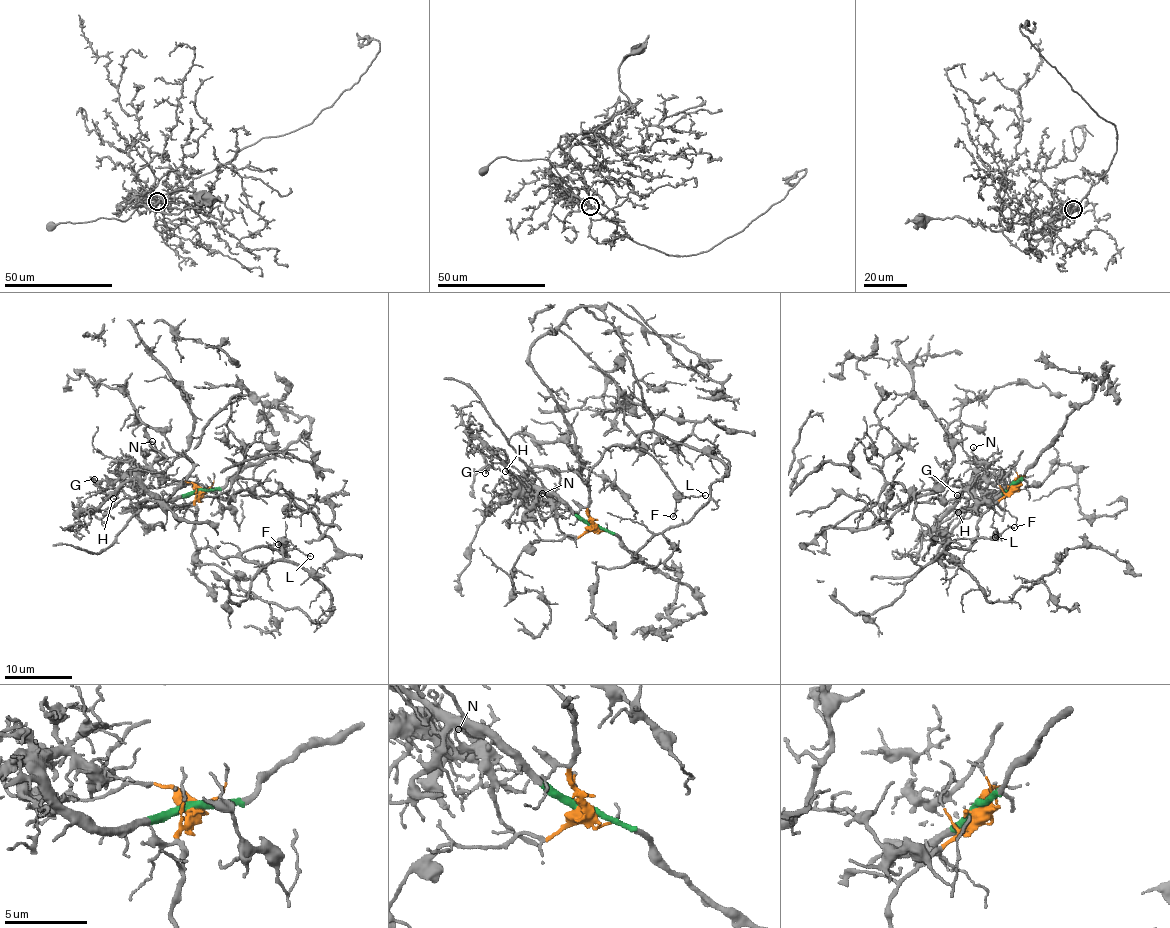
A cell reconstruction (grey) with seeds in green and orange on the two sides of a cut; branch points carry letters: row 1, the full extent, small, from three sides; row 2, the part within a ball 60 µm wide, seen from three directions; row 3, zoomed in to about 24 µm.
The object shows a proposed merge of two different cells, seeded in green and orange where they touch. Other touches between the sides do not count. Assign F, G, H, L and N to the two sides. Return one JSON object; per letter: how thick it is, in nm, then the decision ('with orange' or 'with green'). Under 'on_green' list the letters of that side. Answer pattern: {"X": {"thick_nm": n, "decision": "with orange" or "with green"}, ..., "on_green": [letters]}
{"F": {"thick_nm": 150, "decision": "with orange"}, "G": {"thick_nm": 90, "decision": "with green"}, "H": {"thick_nm": 80, "decision": "with green"}, "L": {"thick_nm": 100, "decision": "with orange"}, "N": {"thick_nm": 150, "decision": "with green"}, "on_green": ["G", "H", "N"]}

